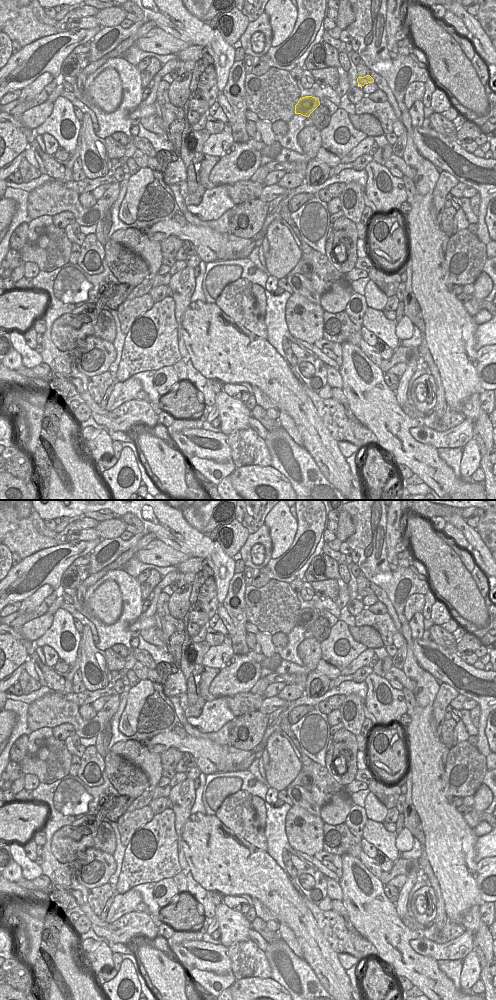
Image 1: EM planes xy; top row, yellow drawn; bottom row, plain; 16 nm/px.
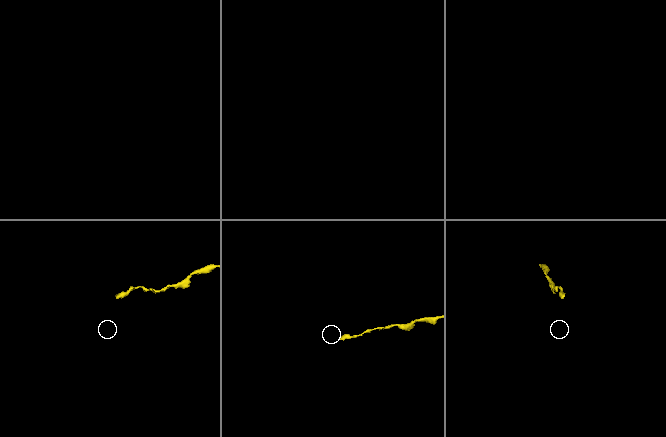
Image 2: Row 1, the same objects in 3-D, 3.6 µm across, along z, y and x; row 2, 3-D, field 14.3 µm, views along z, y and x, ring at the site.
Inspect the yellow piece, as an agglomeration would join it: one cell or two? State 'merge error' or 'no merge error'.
no merge error

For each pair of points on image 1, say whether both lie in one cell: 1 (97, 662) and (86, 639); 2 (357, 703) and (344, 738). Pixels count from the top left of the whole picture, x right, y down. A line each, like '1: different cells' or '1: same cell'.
1: same cell
2: different cells

